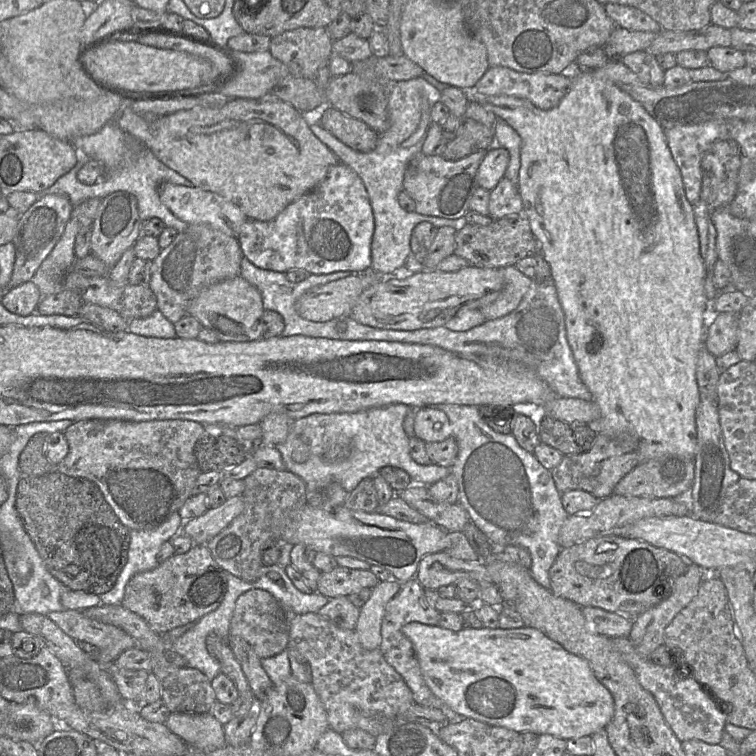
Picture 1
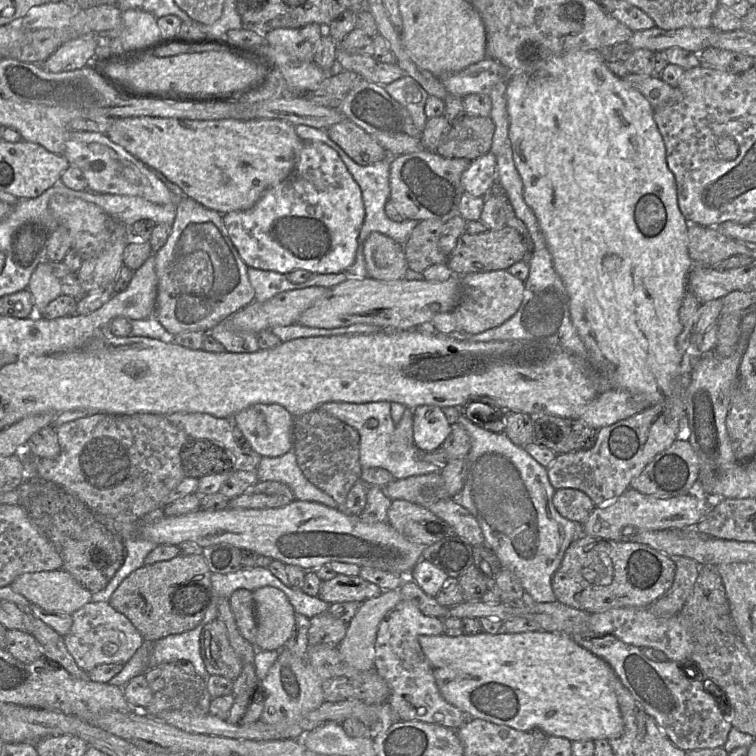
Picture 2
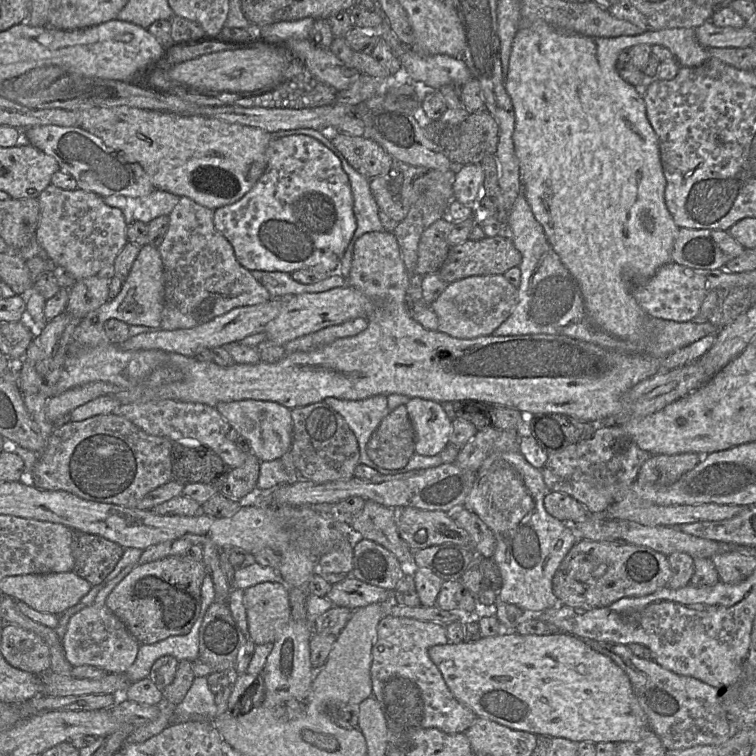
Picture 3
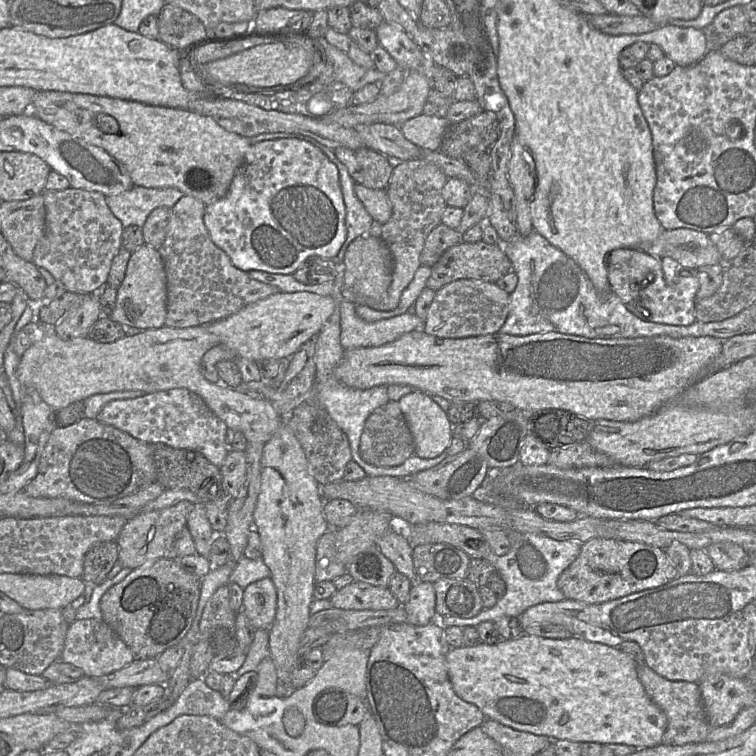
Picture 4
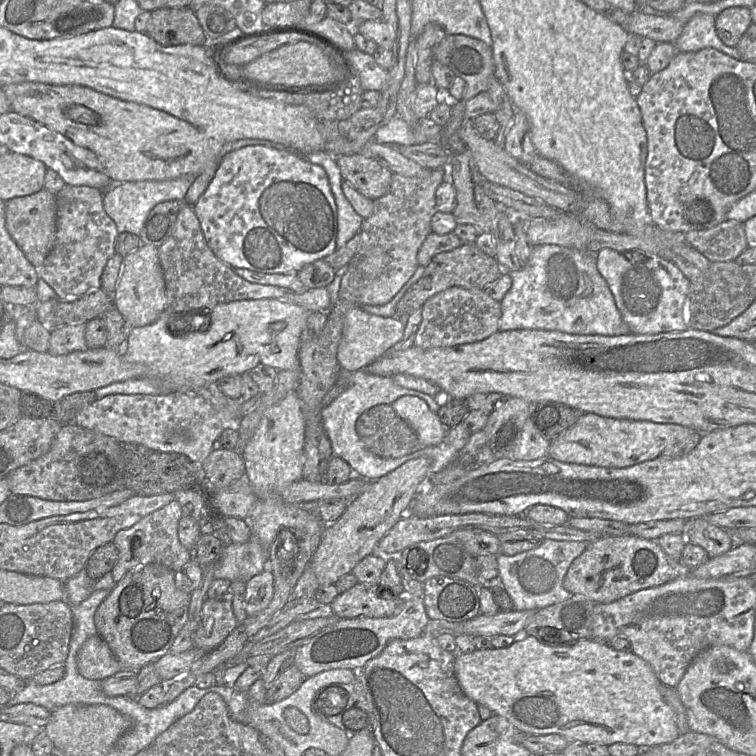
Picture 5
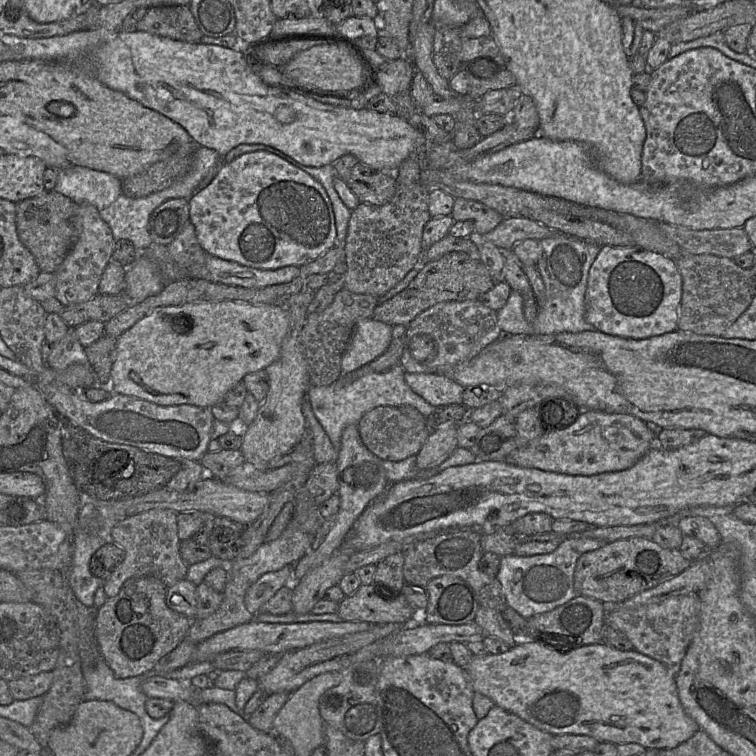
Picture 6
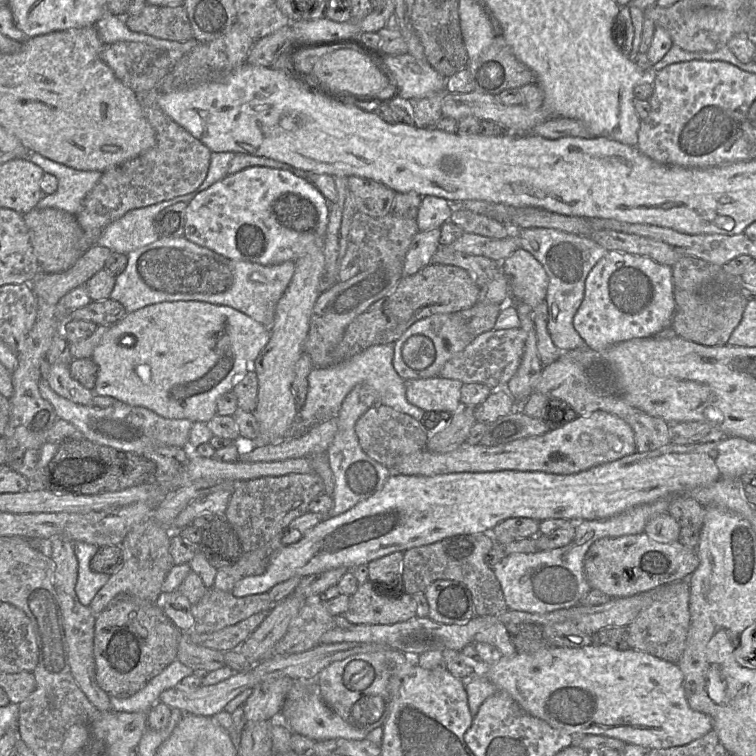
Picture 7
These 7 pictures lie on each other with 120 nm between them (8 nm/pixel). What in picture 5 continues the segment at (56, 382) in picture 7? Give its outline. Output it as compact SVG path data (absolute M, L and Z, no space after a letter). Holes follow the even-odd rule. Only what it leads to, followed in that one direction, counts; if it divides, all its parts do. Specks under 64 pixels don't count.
M86 323L53 327L48 352L57 356L87 350L85 327Z

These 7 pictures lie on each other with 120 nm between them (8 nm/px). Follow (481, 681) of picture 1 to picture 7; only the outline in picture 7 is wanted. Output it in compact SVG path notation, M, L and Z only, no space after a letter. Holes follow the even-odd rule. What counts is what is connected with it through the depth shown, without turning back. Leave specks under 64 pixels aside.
M595 642L582 648L561 648L548 645L548 647L532 654L520 654L516 652L510 657L501 656L497 662L491 665L483 666L482 672L483 675L497 687L498 691L507 693L527 713L544 720L553 728L565 731L575 737L589 734L603 735L620 739L625 743L640 745L644 748L652 750L684 746L703 737L708 732L713 730L713 721L710 716L690 708L685 696L683 673L678 664L662 660L651 654L636 649L616 650L607 645Z

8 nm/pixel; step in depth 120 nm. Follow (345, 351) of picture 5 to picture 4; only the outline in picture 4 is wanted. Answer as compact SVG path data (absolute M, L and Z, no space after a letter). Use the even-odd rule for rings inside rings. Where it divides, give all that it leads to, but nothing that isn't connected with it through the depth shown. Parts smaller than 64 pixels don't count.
M342 301L340 310L340 343L344 351L378 347L390 343L405 333L423 330L425 322L411 308L396 317L367 322L355 310L356 305Z

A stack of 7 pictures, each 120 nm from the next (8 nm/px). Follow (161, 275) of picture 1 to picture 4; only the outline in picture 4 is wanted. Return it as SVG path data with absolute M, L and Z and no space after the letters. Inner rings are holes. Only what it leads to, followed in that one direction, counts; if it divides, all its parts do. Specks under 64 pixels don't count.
M184 195L172 208L169 229L158 249L166 273L165 326L187 328L209 324L238 312L244 306L279 293L277 287L251 279L236 268L211 239L204 223L206 205Z

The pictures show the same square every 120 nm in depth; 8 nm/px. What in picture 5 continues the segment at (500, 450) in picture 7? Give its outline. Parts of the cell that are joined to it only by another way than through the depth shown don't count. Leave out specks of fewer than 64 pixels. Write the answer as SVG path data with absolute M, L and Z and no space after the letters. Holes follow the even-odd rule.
M584 413L574 426L550 442L548 457L564 463L625 468L659 457L671 443L683 440L697 430L672 423L628 420Z

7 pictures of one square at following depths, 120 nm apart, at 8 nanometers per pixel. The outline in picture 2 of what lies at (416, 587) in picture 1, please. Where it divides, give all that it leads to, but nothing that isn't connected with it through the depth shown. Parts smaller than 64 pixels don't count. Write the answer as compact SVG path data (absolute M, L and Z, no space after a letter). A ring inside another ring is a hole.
M401 600L382 619L375 643L374 669L387 682L390 695L387 703L397 717L397 721L421 721L438 724L454 730L459 729L468 716L448 703L440 694L433 670L419 643L419 636L437 636L444 634L443 620L424 615L412 602Z

